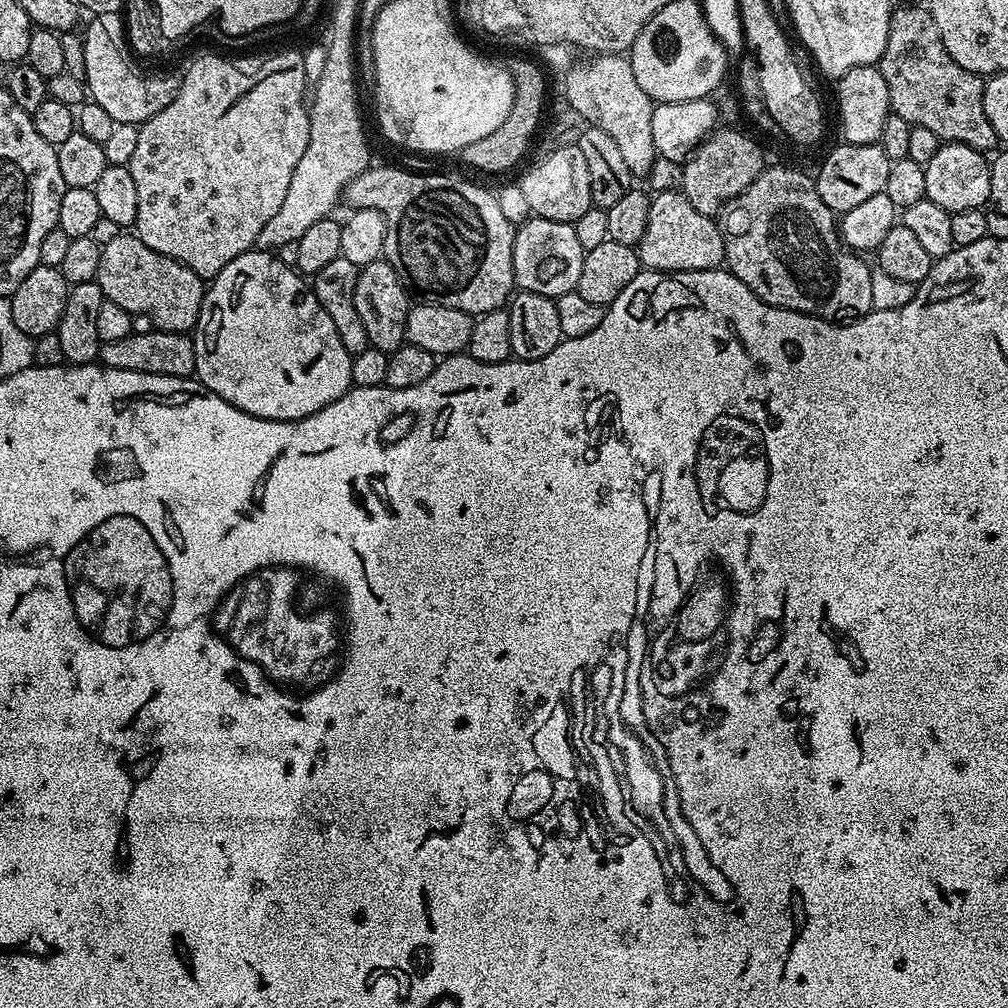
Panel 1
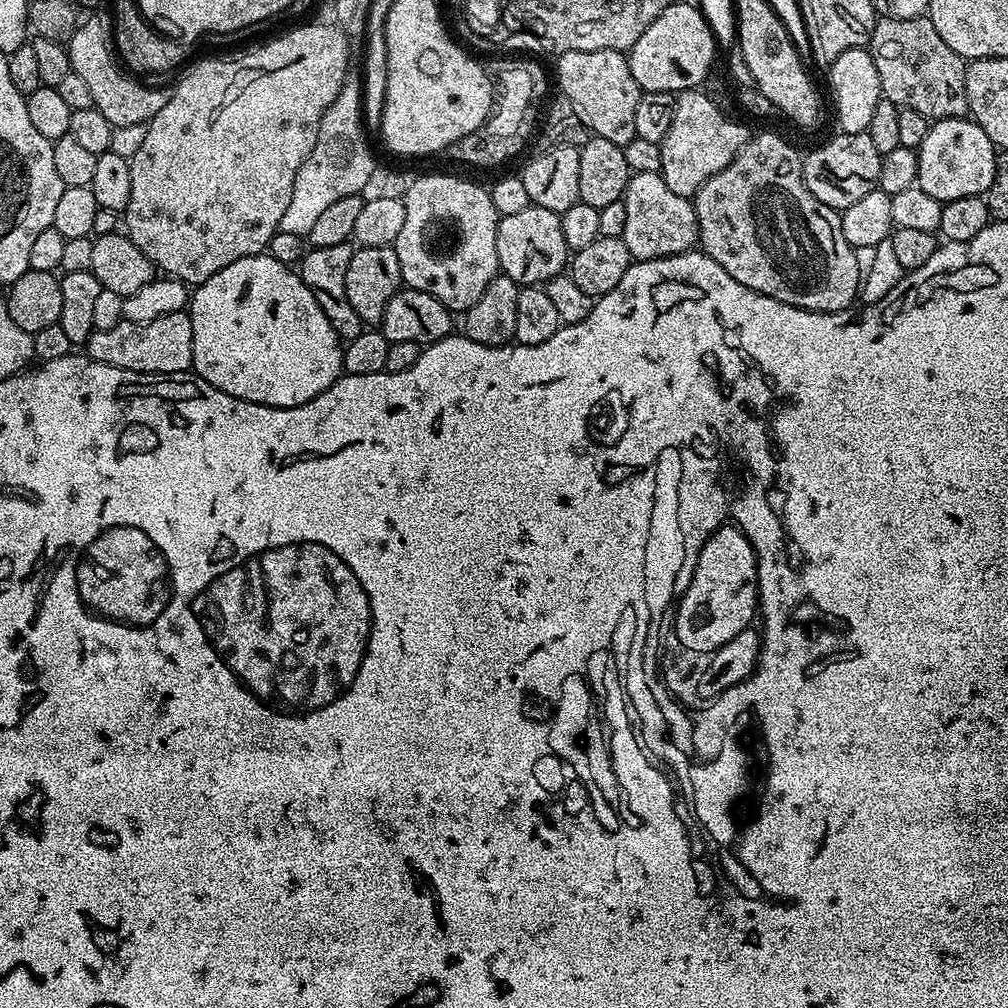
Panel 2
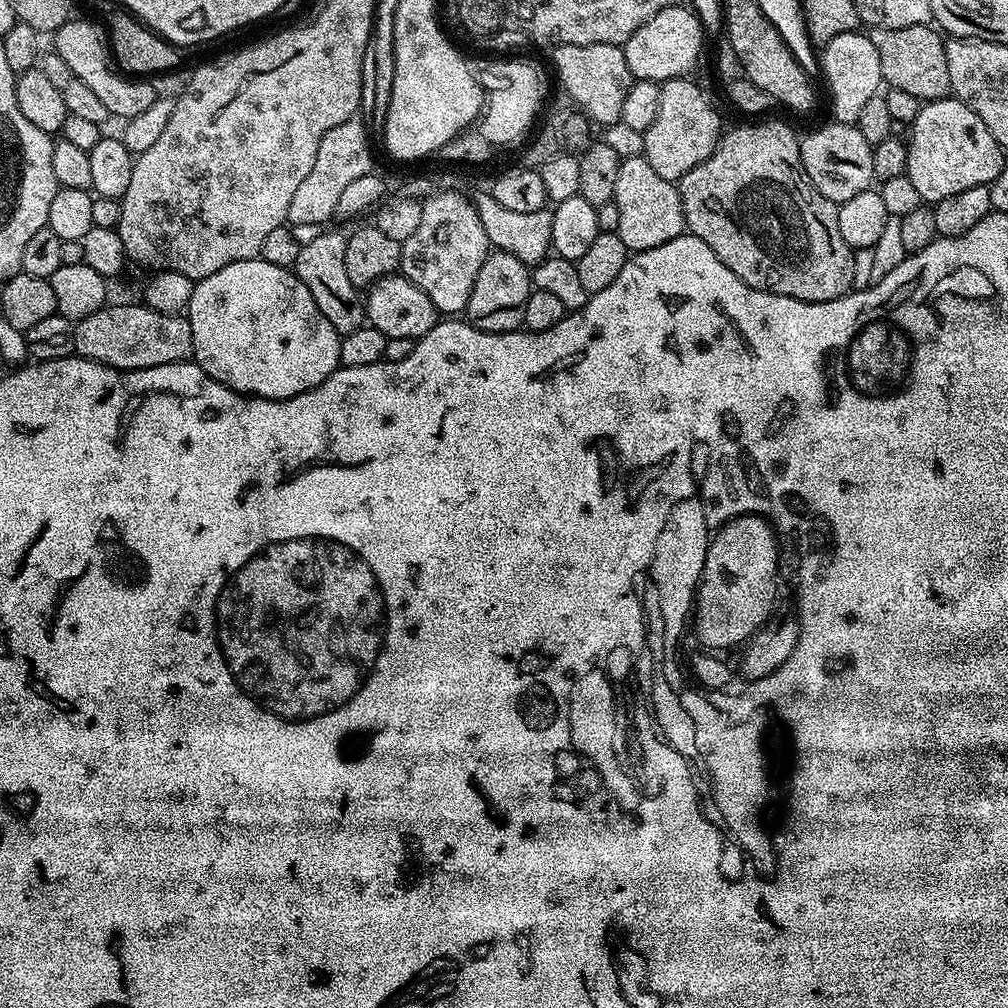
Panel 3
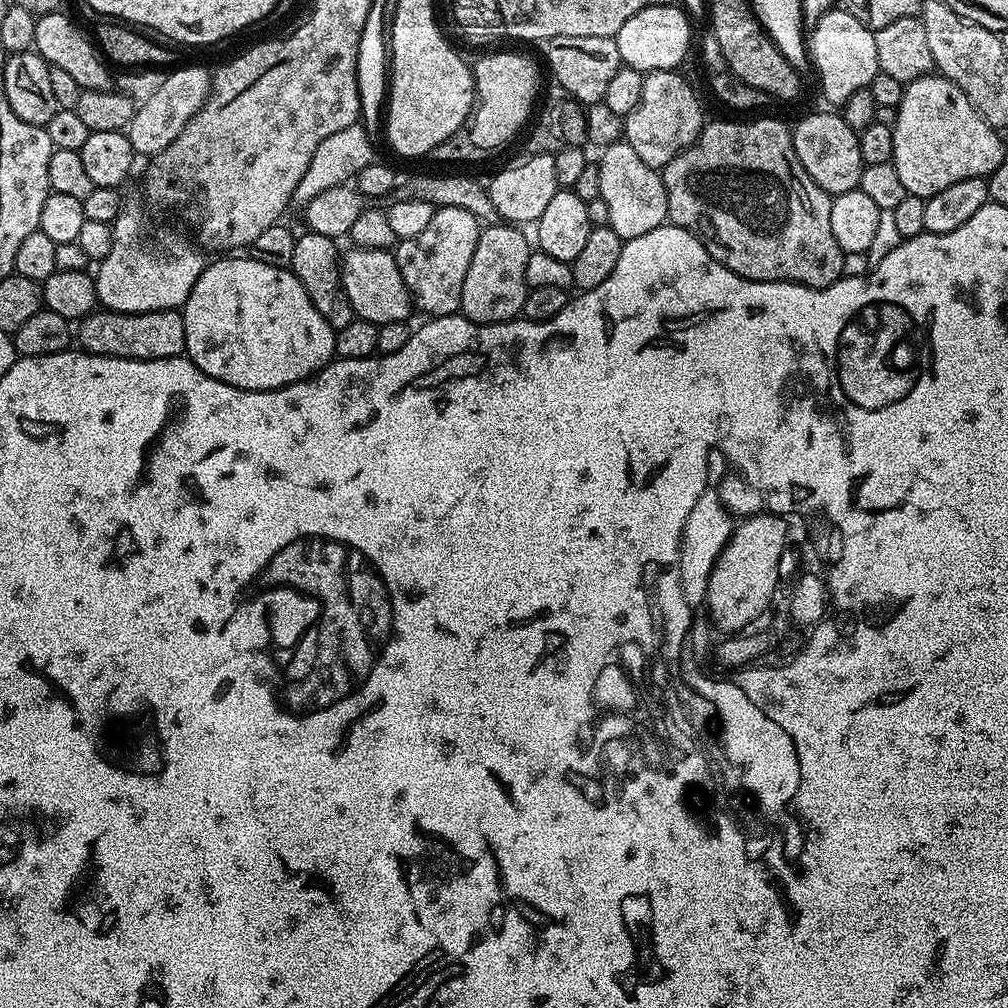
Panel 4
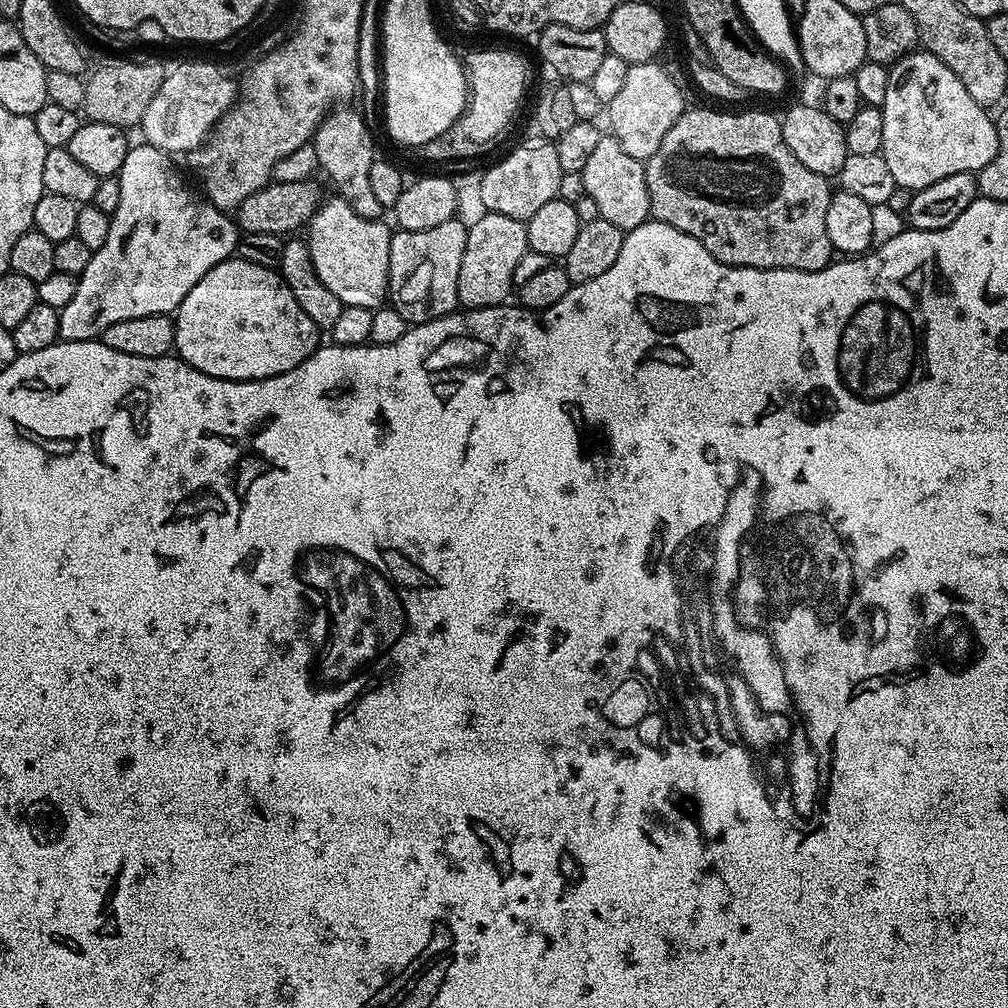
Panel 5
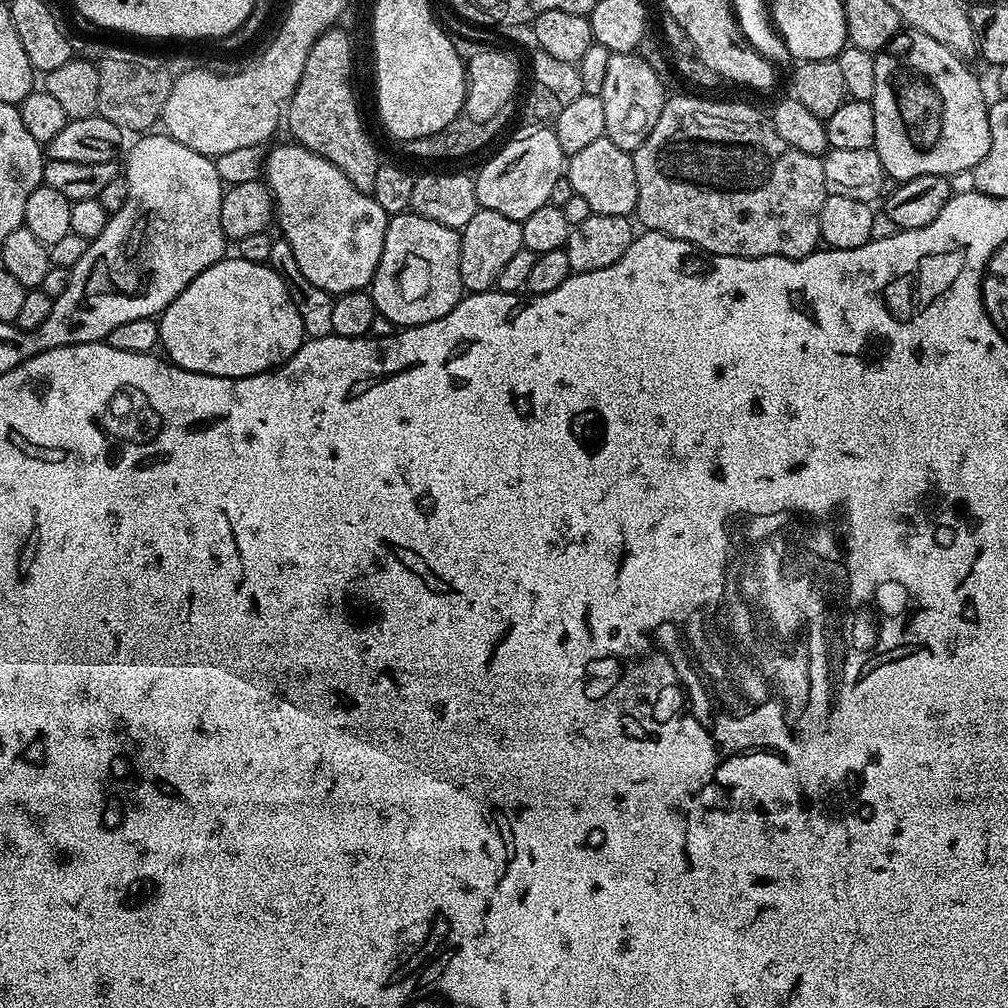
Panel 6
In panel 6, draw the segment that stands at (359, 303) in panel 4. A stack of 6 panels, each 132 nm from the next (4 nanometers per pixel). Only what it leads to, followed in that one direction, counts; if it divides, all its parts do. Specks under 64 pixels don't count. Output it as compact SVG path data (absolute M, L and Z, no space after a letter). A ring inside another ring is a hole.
M287 142L288 144L280 144L276 149L267 153L267 159L263 164L262 180L268 185L268 191L272 193L274 201L274 220L278 225L280 223L279 235L290 246L290 250L294 250L294 262L298 262L298 270L302 270L302 274L306 274L306 278L310 278L310 282L314 282L314 286L318 286L322 290L339 294L342 292L359 292L367 289L372 283L374 274L378 270L378 262L382 258L382 246L386 238L386 230L388 229L389 215L382 210L382 206L378 206L378 202L369 193L358 190L354 186L354 182L350 182L350 178L346 178L346 174L342 174L342 170L338 170L338 166L334 166L326 158L322 158L318 154L314 154L310 150L306 150L301 144L295 142Z

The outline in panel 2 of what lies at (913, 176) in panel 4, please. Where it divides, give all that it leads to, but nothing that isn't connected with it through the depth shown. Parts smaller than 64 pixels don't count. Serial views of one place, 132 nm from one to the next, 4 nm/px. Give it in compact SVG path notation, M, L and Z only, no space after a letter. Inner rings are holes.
M950 118L929 123L926 138L916 152L918 158L918 178L916 184L930 198L947 202L954 198L984 196L994 182L996 173L996 145L986 138L986 130L971 118Z

